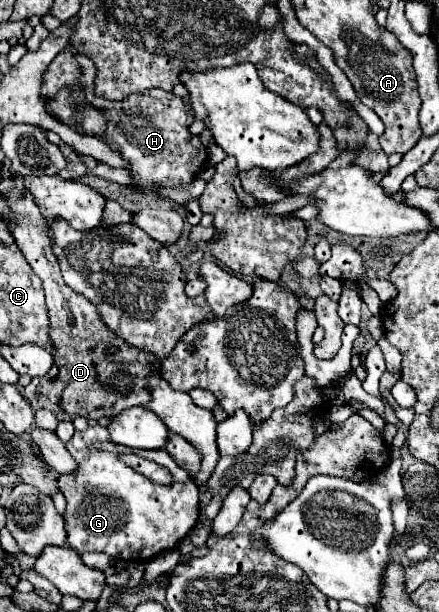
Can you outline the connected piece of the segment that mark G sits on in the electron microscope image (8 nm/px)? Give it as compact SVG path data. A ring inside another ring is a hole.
M92 423L86 431L76 431L66 443L66 449L78 463L78 471L58 475L58 489L66 497L64 527L68 533L68 545L80 555L90 551L106 553L120 561L146 563L150 557L162 551L176 549L196 525L200 515L198 487L164 449L132 451L116 445L110 441L108 431L98 423ZM120 453L136 453L166 467L172 473L172 483L154 485L152 481L144 479L144 475L132 471L126 463L120 463ZM78 493L82 499L78 499Z

